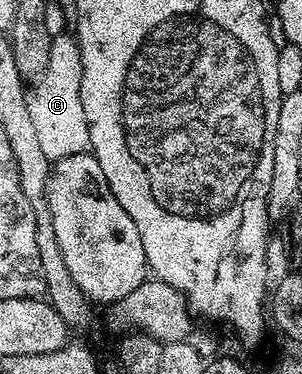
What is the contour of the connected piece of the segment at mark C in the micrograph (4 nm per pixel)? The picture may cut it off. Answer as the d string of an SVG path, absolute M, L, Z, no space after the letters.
M62 33L50 42L49 66L28 93L28 111L36 126L36 135L44 155L52 163L65 157L91 152L90 128L80 99L82 56L77 36Z

